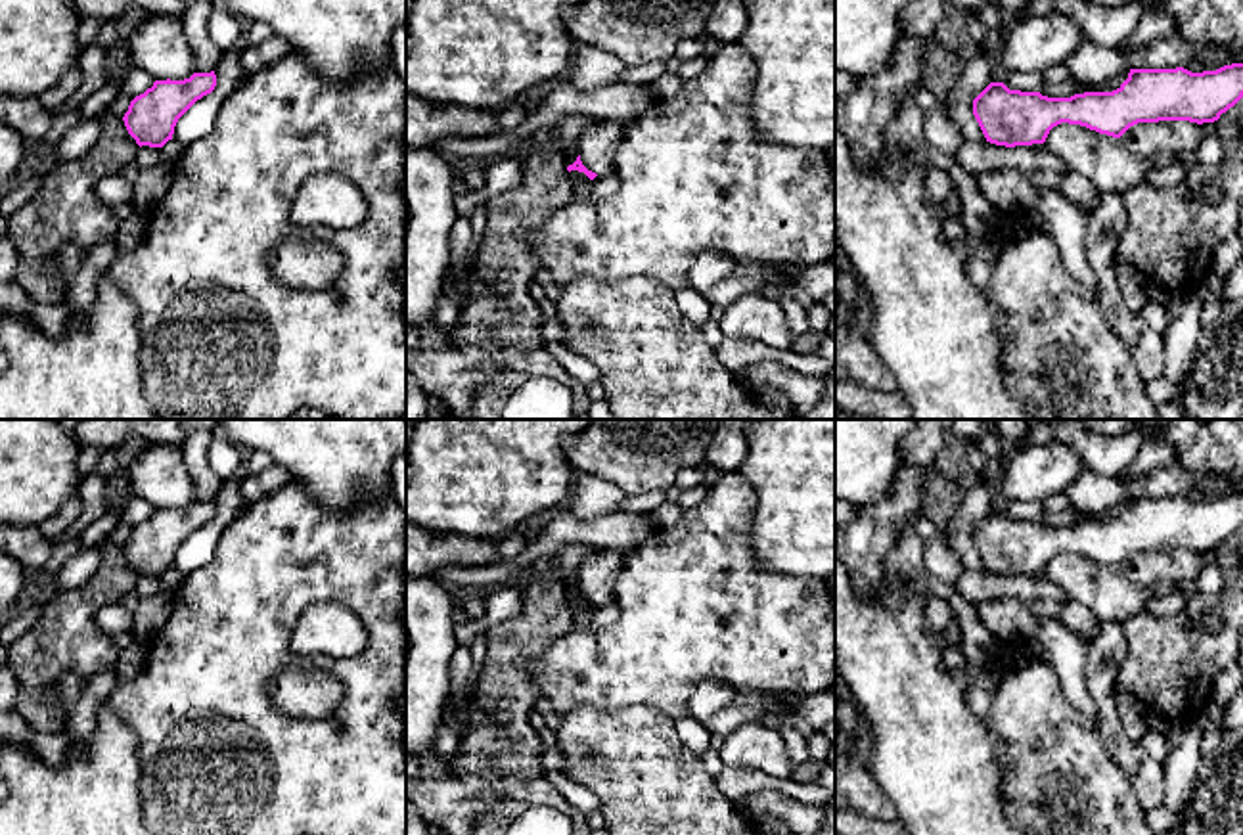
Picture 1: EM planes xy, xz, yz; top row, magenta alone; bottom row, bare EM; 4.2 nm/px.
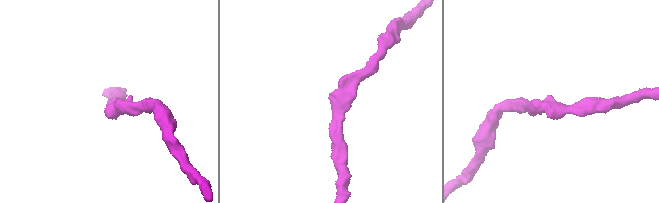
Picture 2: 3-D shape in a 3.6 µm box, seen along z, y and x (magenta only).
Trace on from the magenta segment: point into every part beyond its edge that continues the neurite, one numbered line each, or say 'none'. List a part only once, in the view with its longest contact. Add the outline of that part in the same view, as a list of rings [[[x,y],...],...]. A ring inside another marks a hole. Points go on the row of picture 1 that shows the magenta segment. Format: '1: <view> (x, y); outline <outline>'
none

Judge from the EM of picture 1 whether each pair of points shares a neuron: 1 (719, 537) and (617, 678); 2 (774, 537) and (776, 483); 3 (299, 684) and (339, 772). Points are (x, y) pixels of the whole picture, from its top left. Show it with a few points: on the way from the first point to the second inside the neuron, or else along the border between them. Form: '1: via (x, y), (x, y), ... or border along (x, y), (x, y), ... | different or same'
1: via (701, 571), (694, 602), (652, 644) | same
2: via (776, 523), (776, 496) | same
3: border along (343, 688), (324, 717), (288, 717), (272, 699) | different

